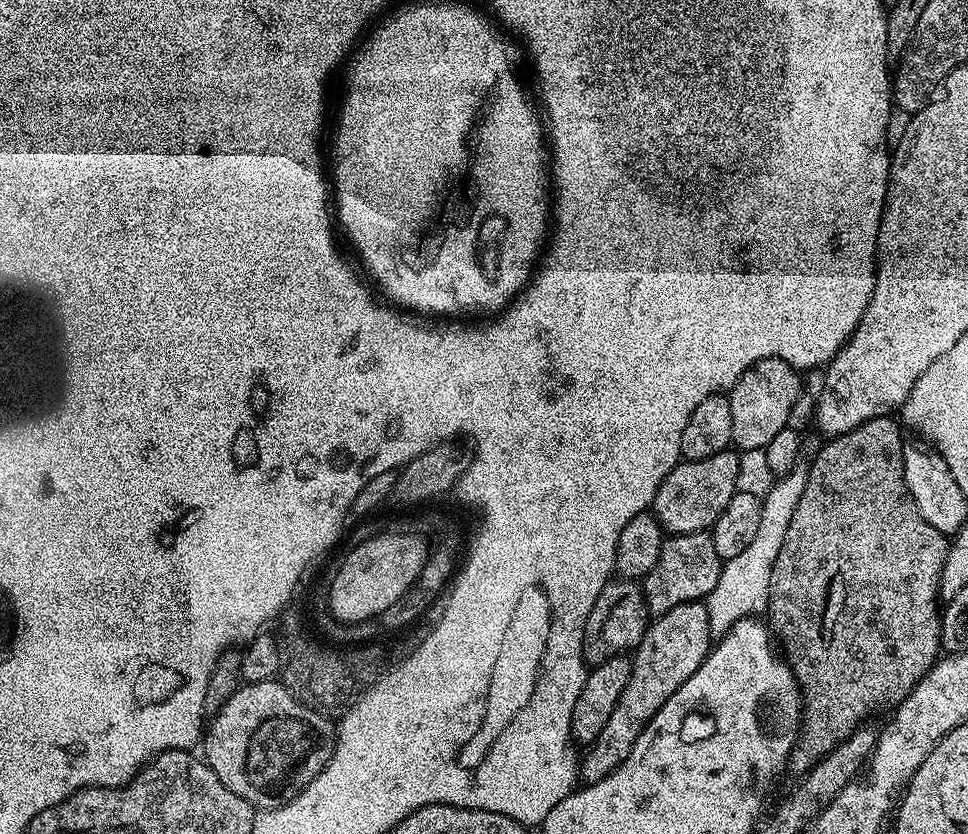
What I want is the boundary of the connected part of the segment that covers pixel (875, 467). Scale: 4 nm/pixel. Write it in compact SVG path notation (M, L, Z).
M879 416L870 422L862 422L862 426L846 434L833 436L824 442L820 453L813 458L812 465L808 468L808 477L803 477L804 489L802 498L798 502L798 510L794 510L794 518L790 518L790 527L786 529L782 550L778 550L778 558L774 558L774 570L770 574L766 620L770 625L771 635L778 641L783 659L792 669L794 678L800 685L802 701L800 735L796 738L796 745L793 746L790 757L791 771L796 771L796 774L807 772L826 754L830 754L830 750L834 750L843 740L850 738L850 734L854 734L854 730L867 721L864 719L871 712L886 707L888 703L892 706L902 703L912 693L913 686L932 669L932 665L936 663L942 652L940 646L942 612L938 607L938 597L942 566L946 562L950 540L938 530L934 530L934 526L930 526L930 522L926 522L926 518L918 514L918 506L914 506L914 498L906 486L904 477L906 441L900 437L901 425L899 423L896 425L894 421L892 416Z

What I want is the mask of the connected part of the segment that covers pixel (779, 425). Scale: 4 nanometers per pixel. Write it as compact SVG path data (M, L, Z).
M760 359L740 375L729 389L732 444L742 452L763 451L779 430L787 427L790 410L802 394L799 371L782 359Z

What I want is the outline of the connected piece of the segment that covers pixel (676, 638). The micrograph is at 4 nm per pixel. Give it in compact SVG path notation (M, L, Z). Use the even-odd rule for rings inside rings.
M695 600L682 602L682 606L674 606L674 610L666 610L666 614L655 617L644 630L640 644L632 656L632 673L630 682L626 682L626 690L622 690L622 698L618 698L618 706L614 706L614 714L610 714L610 722L602 734L583 753L578 764L578 776L584 784L593 784L606 778L634 750L634 742L638 742L638 734L662 710L666 698L702 666L714 643L710 630L710 614L707 603Z

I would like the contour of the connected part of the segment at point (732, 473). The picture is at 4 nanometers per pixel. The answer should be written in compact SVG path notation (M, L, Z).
M725 450L713 456L688 458L671 468L652 497L650 509L665 533L685 536L691 532L708 532L716 525L738 490L740 457L739 451Z

